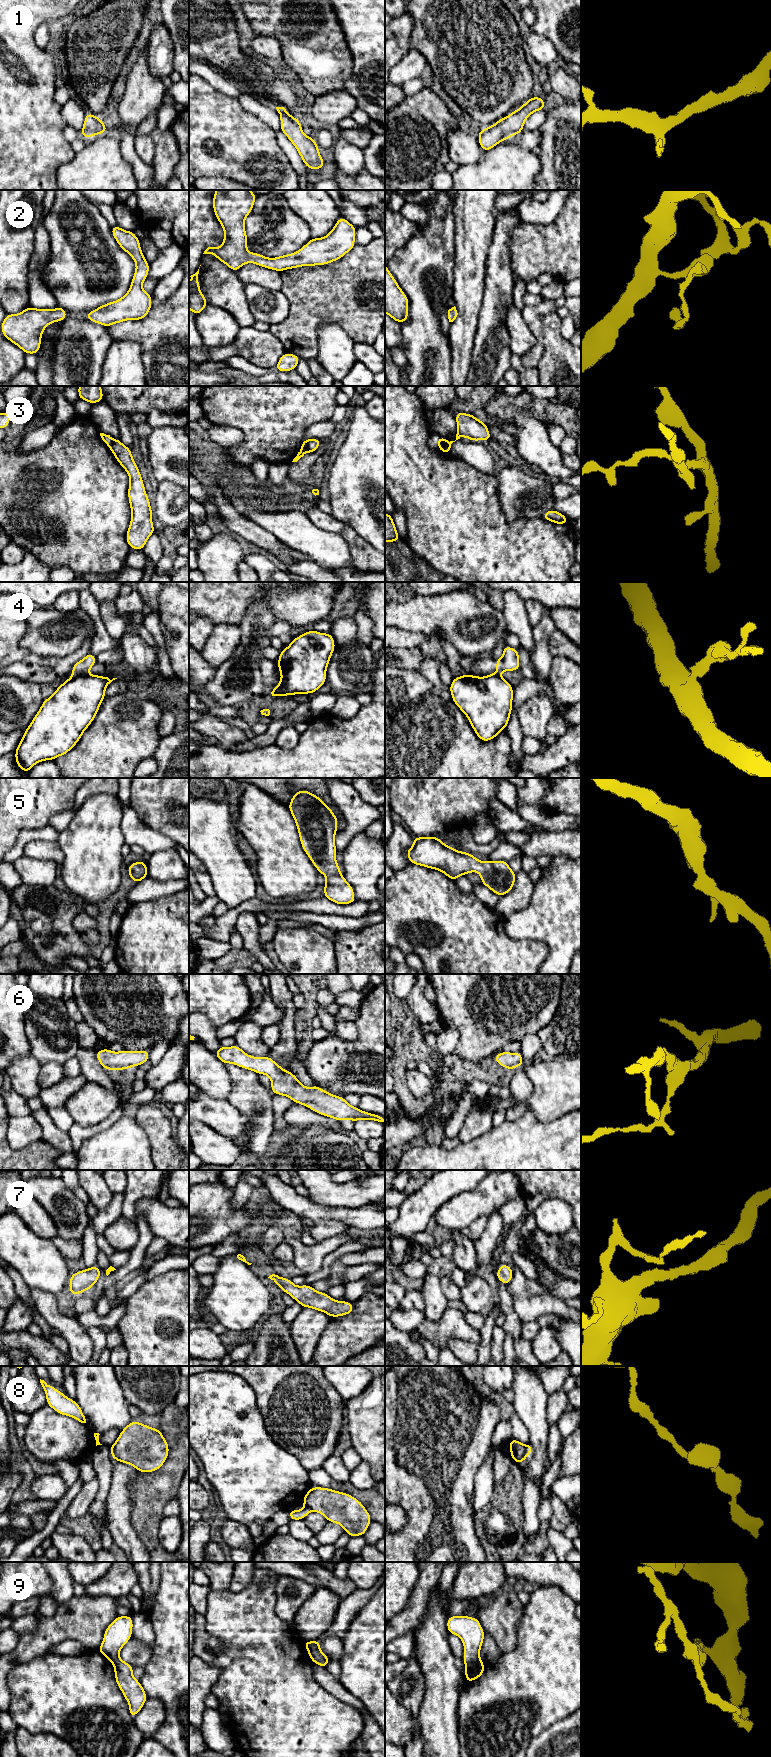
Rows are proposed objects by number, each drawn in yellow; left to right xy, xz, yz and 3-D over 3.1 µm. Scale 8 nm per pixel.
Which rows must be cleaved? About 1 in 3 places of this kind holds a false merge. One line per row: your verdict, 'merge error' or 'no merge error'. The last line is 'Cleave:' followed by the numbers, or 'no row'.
1: no merge error
2: no merge error
3: merge error
4: merge error
5: no merge error
6: no merge error
7: no merge error
8: merge error
9: merge error
Cleave: 3, 4, 8, 9

